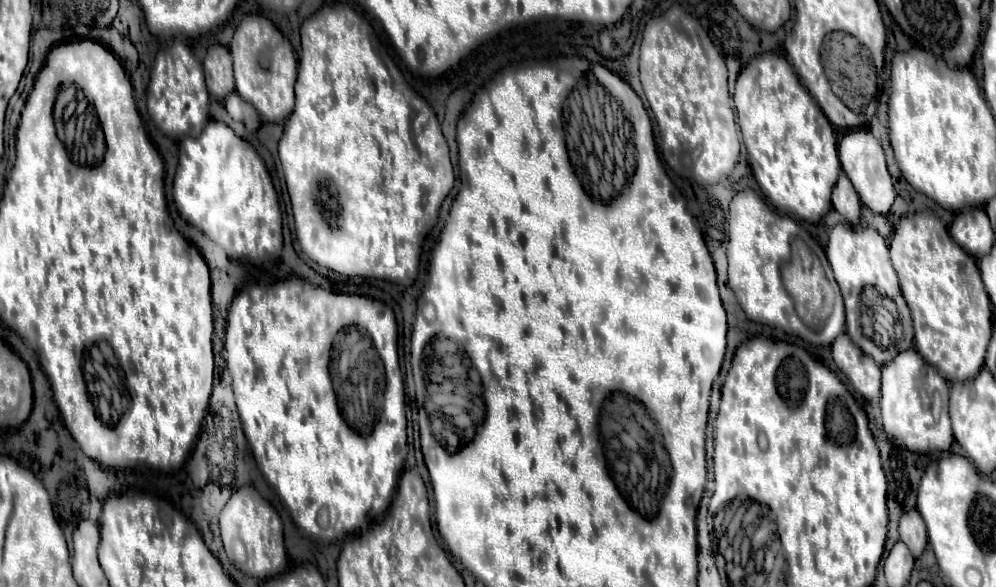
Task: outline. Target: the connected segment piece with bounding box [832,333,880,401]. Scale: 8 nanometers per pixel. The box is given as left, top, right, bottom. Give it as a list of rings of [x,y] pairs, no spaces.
[[[846,333],[832,343],[832,357],[838,369],[850,379],[854,389],[868,401],[880,397],[880,365],[868,357]]]

